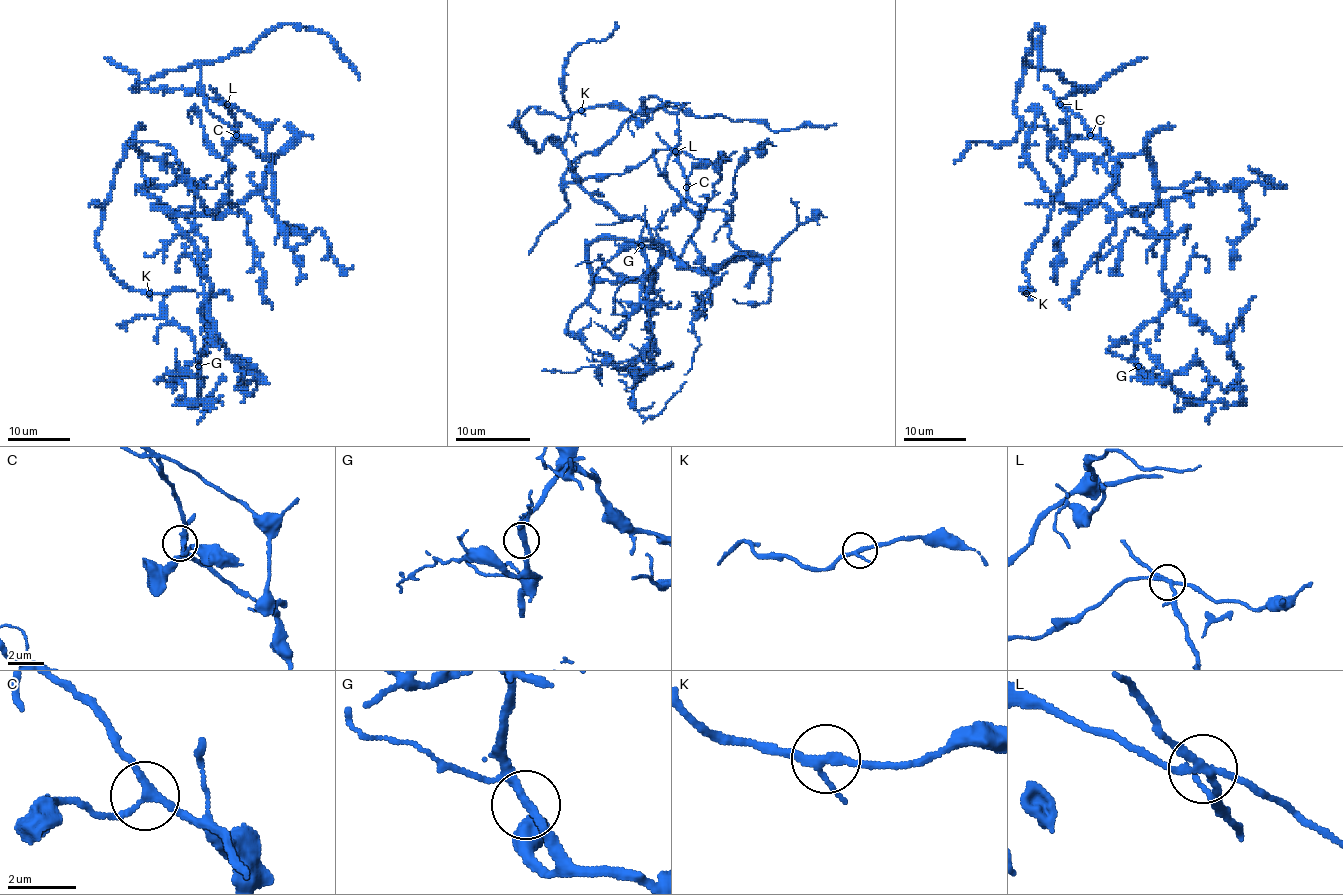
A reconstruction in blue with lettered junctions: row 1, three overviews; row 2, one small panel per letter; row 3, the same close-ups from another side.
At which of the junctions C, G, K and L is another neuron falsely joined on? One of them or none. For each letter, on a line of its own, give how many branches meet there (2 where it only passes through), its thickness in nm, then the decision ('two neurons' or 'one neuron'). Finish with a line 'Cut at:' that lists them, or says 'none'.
C: branches 3; calibre 200 nm; one neuron
G: branches 3; calibre 220 nm; one neuron
K: branches 3; calibre 200 nm; one neuron
L: branches 4; calibre 240 nm; one neuron
Cut at: none

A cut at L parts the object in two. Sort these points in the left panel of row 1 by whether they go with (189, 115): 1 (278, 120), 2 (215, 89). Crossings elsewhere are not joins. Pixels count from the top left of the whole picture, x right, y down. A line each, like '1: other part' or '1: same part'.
1: other part
2: same part

